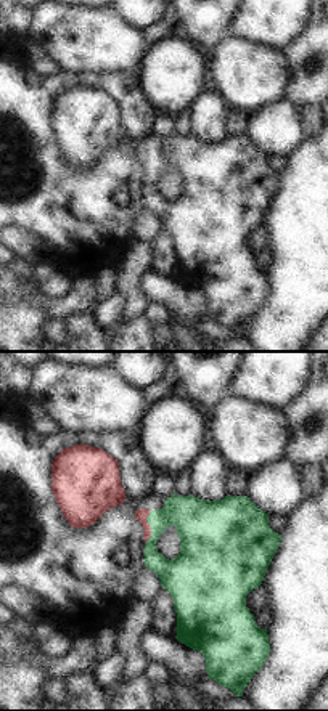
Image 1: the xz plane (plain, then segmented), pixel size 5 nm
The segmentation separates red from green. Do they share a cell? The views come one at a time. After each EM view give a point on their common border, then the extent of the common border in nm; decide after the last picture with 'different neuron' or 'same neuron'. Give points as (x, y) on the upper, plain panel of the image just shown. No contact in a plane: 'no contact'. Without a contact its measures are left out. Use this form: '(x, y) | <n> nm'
(150, 167) | 170 nm

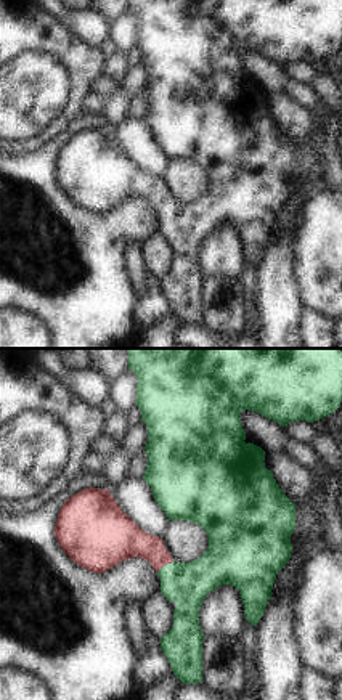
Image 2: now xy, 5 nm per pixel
(164, 204) | 90 nm

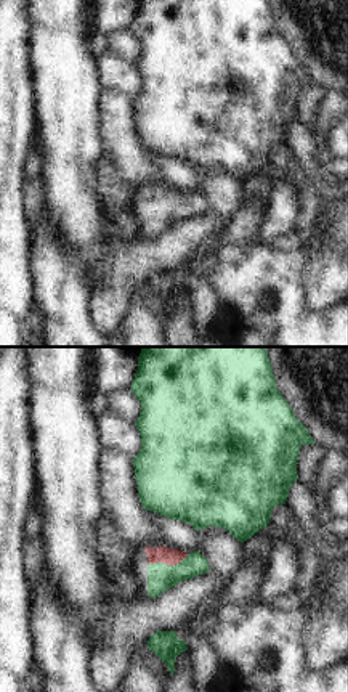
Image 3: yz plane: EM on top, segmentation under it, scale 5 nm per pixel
(169, 204) | 200 nm

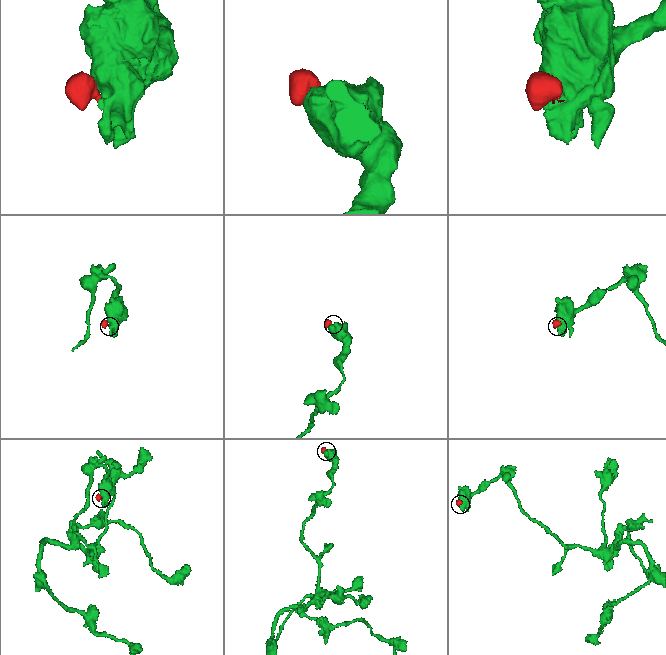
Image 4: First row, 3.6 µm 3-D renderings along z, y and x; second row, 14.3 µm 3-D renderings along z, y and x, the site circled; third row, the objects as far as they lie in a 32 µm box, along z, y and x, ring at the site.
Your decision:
same neuron

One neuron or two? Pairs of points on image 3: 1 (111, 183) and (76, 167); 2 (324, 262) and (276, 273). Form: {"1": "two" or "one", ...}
{"1": "two", "2": "two"}

